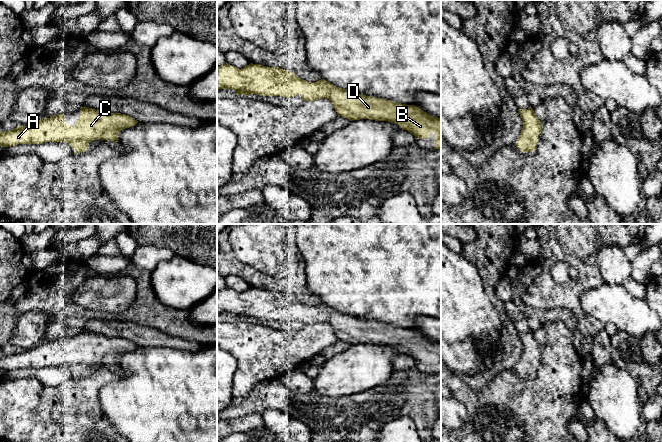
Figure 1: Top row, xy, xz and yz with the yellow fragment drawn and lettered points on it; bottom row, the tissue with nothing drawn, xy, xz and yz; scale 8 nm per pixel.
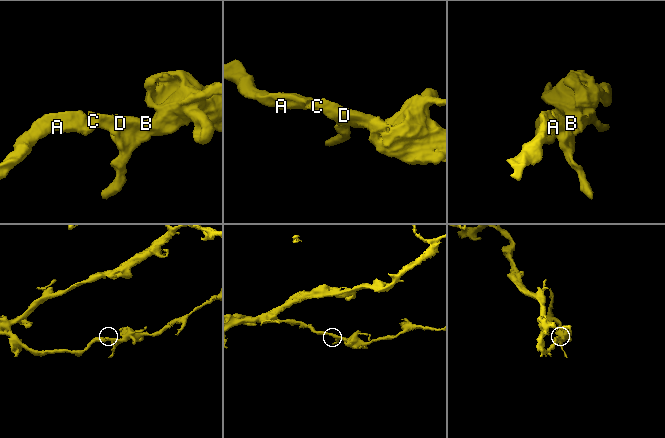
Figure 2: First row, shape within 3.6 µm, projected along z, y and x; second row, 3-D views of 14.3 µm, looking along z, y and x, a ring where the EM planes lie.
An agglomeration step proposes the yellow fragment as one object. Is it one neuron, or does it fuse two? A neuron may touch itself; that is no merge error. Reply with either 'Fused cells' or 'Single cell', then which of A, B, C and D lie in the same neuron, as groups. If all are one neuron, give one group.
Single cell. Groups: A B C D

